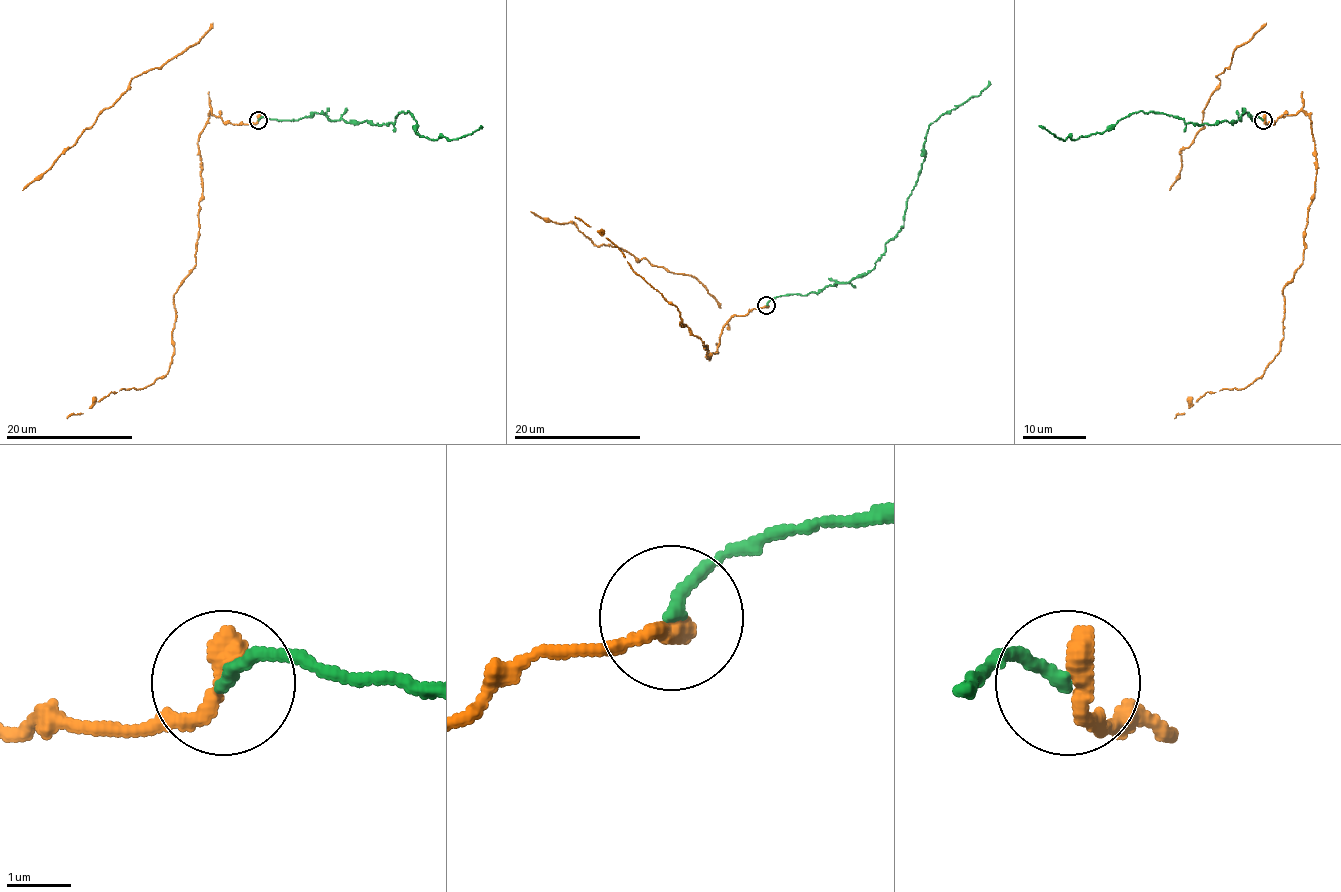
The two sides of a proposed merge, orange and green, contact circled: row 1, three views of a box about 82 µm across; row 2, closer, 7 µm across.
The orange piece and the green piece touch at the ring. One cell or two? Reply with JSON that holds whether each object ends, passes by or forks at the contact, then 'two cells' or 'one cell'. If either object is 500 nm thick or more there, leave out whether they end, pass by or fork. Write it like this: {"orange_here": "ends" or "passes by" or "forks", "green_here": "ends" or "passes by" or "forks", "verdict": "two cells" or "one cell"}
{"orange_here": "ends", "green_here": "ends", "verdict": "one cell"}

